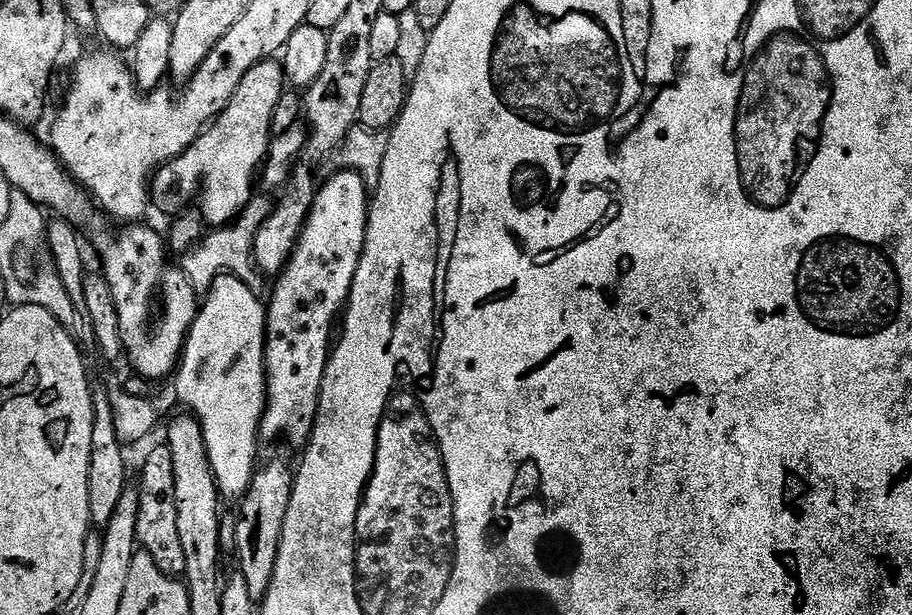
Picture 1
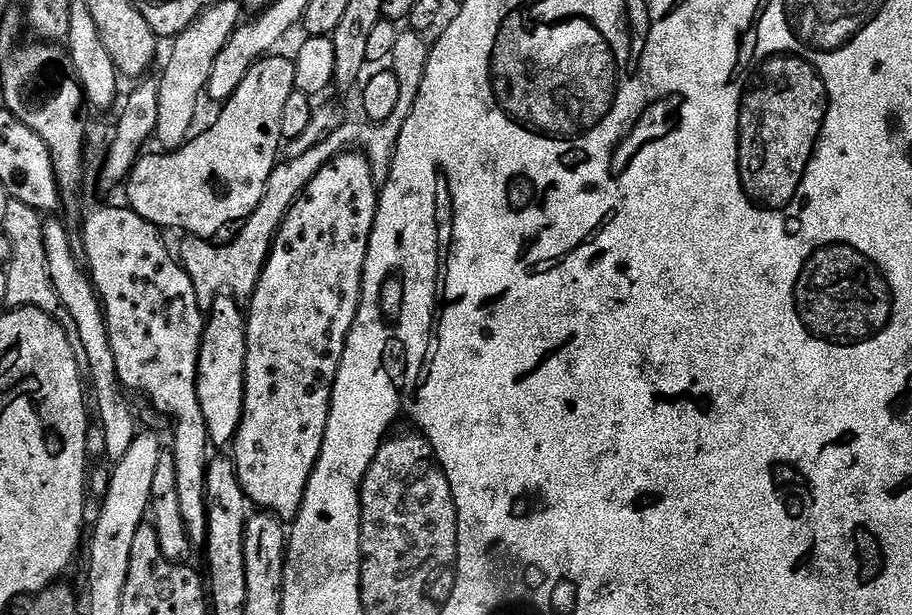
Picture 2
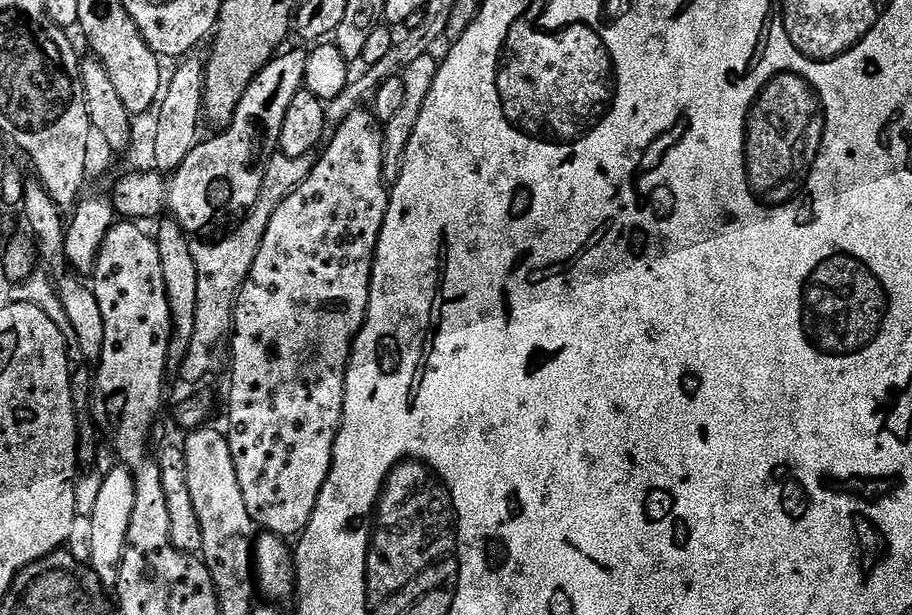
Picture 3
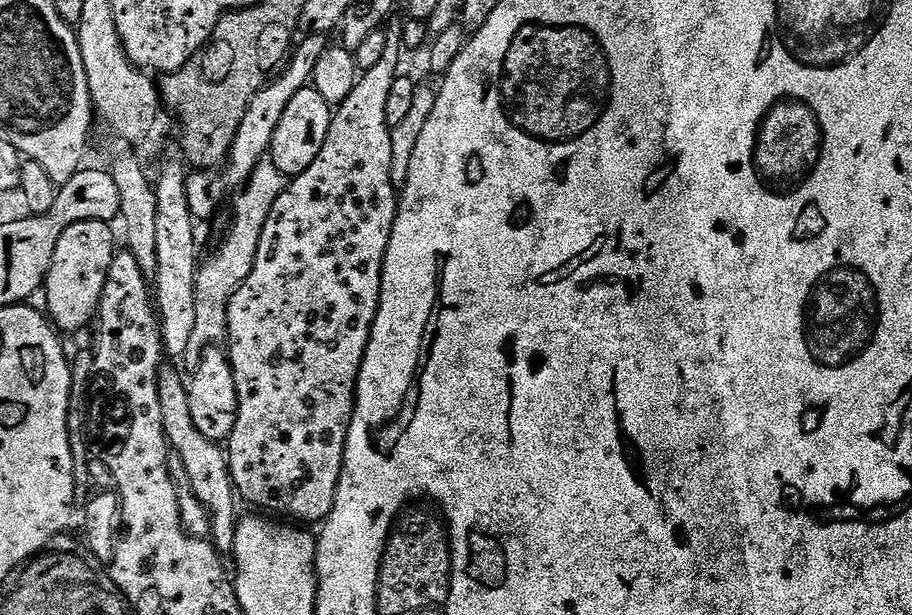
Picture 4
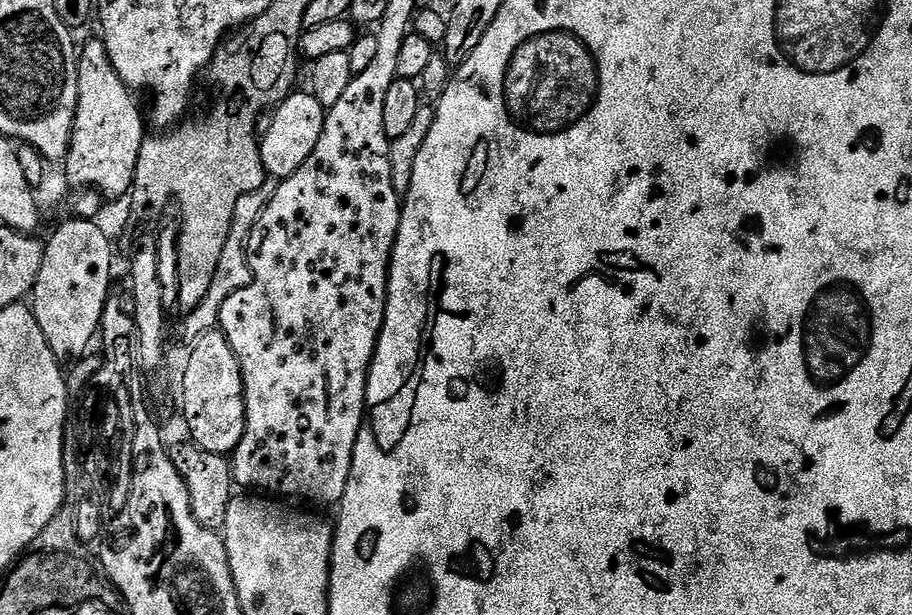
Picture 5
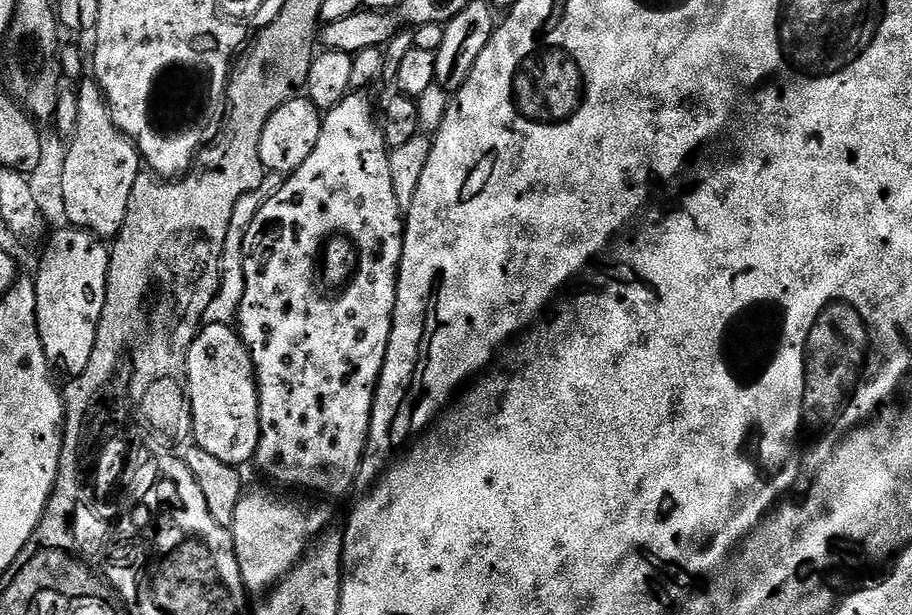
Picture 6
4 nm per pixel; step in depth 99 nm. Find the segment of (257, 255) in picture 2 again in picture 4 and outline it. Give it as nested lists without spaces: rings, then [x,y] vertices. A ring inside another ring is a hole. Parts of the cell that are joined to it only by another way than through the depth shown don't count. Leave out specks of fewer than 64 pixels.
[[[270,158],[261,160],[260,165],[254,170],[254,174],[249,178],[247,184],[239,189],[235,197],[236,205],[232,208],[232,225],[228,228],[228,233],[224,236],[224,241],[220,244],[216,256],[209,260],[205,259],[196,270],[196,285],[194,286],[194,330],[190,330],[190,346],[186,346],[186,354],[182,361],[182,368],[185,373],[193,374],[198,370],[199,360],[203,352],[208,348],[215,348],[225,343],[228,335],[228,303],[233,294],[250,278],[250,270],[254,270],[254,258],[258,254],[258,242],[262,238],[262,226],[266,226],[266,218],[270,218],[270,210],[274,202],[284,193],[286,187],[286,177],[274,166]]]

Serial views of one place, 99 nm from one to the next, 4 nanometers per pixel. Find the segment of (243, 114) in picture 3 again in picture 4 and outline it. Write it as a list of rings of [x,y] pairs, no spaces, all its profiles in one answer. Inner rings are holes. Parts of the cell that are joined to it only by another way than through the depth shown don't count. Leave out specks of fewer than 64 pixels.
[[[304,36],[301,41],[301,44],[299,41],[295,45],[290,59],[283,65],[279,75],[269,80],[268,85],[250,102],[246,118],[242,118],[242,126],[238,126],[238,134],[228,152],[228,159],[216,174],[220,176],[213,175],[208,170],[196,170],[189,175],[188,201],[192,215],[197,221],[204,222],[210,219],[220,203],[227,198],[228,192],[235,193],[247,184],[261,160],[269,155],[274,130],[278,130],[278,121],[282,118],[282,110],[290,106],[290,98],[294,98],[298,90],[309,87],[314,66],[318,66],[318,58],[322,58],[324,51],[330,47],[330,40],[328,36]],[[212,176],[216,177],[212,180]]]

